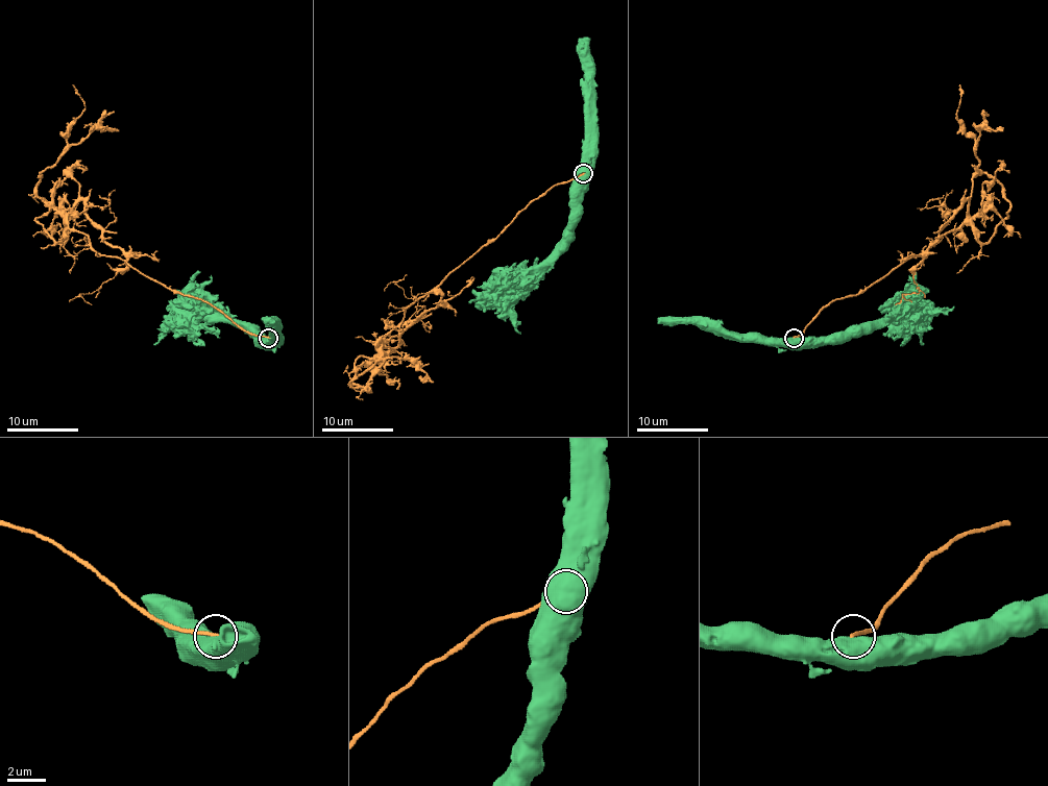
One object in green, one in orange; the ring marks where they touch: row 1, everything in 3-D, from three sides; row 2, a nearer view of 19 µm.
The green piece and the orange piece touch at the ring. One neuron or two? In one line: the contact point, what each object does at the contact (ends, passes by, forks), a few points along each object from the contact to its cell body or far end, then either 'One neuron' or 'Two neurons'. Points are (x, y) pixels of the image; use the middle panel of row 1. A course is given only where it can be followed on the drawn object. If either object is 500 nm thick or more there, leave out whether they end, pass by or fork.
Place: (583, 173). Course of green: (582, 172), (581, 181), (571, 192), (568, 237), (519, 280), (504, 280), (468, 302). Course of orange: (582, 174), (529, 204), (418, 297), (355, 388), (365, 390), (352, 383), (355, 363), (400, 338), (388, 340). Two neurons

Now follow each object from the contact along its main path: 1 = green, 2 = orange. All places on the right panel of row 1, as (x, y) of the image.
1: (793, 337), (857, 337), (880, 321), (906, 322), (923, 344)
2: (795, 337), (944, 234), (969, 224), (986, 243), (1008, 216), (956, 116), (960, 83)

